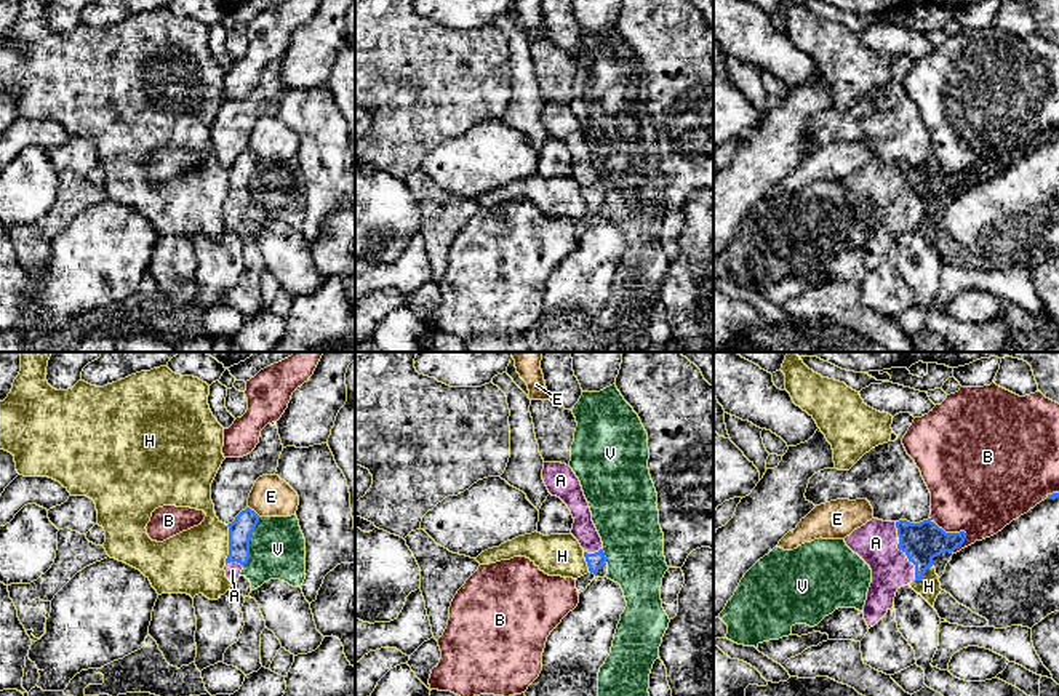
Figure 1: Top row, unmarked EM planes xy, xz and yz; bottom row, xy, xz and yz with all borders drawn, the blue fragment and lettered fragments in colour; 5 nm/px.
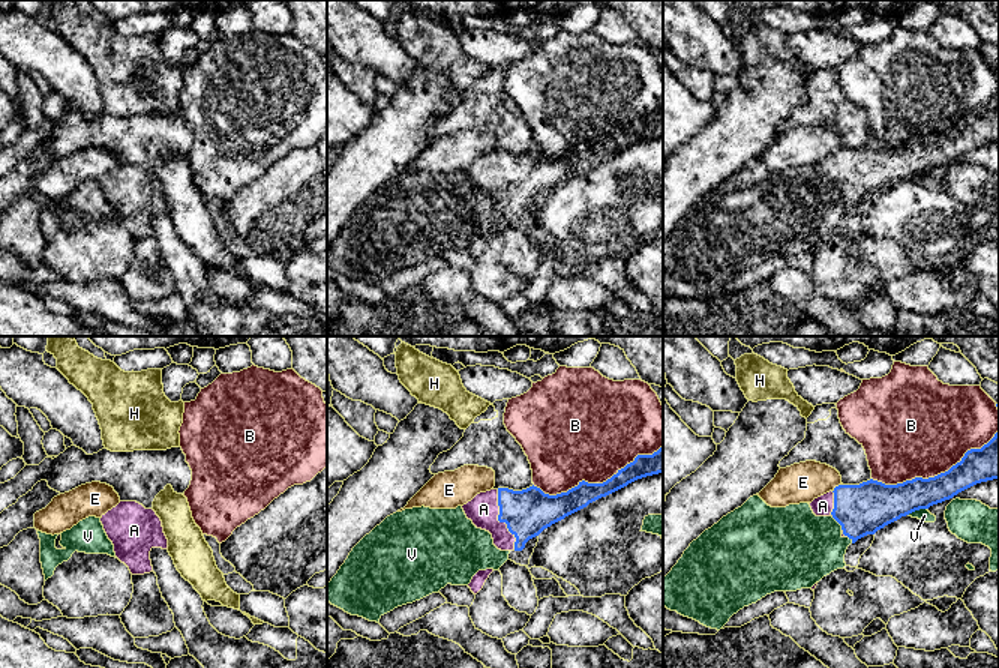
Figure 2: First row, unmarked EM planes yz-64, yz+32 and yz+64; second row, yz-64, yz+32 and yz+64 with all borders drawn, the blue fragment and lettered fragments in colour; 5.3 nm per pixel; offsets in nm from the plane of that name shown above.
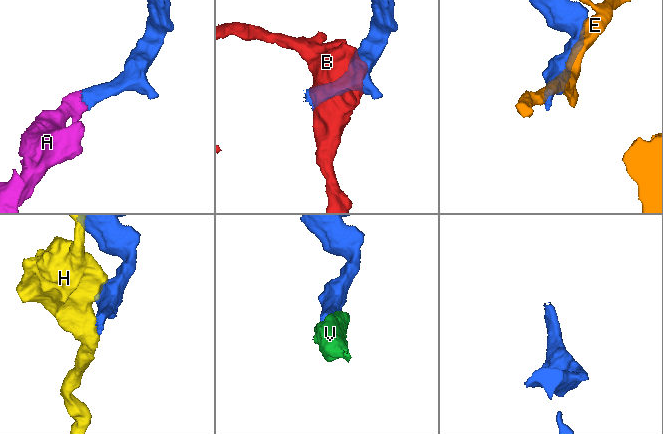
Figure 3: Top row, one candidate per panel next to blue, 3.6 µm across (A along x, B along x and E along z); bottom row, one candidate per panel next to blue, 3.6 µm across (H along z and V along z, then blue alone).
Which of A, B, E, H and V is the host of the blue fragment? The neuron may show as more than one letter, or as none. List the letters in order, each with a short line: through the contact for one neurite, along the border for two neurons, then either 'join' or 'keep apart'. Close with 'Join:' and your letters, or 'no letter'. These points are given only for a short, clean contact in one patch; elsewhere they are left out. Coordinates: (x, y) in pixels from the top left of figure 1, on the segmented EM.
A: line yz (923, 541), (901, 549), (890, 549), (875, 543); join
B: keep apart
E: keep apart
H: line xy (227, 525), (227, 557), (224, 562); keep apart
V: keep apart
Join: A

